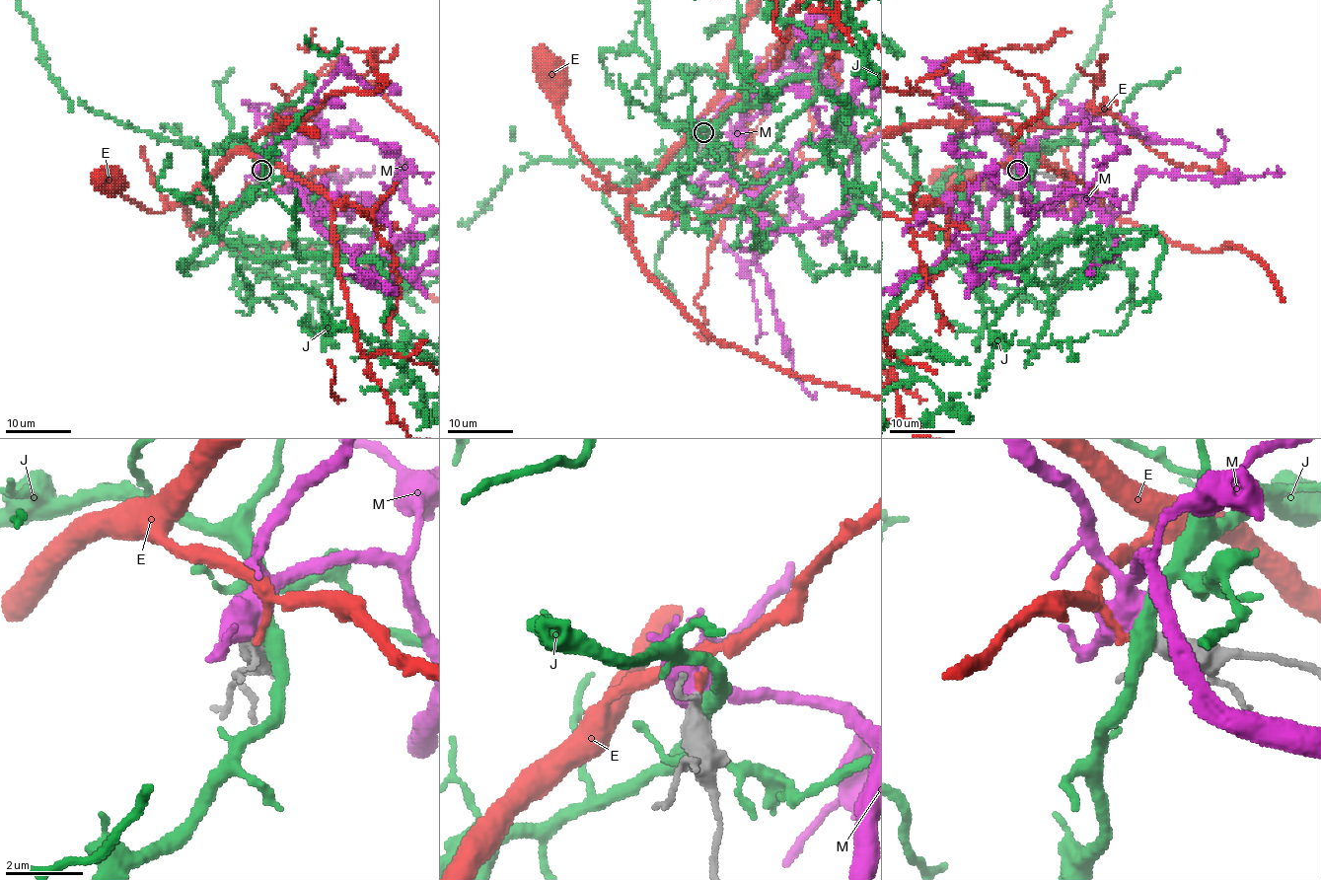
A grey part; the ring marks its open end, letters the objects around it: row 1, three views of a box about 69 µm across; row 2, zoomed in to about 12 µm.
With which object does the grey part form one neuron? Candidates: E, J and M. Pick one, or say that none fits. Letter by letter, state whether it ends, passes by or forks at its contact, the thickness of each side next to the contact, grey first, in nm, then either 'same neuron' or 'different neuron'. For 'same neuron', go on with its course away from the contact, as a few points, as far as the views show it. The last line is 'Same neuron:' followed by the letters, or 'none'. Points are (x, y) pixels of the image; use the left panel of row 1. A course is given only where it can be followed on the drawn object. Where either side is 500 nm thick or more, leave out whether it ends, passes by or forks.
E: it ends; calibres 320 and 200 nm; same neuron; course (262, 171), (261, 161), (235, 152), (161, 211), (148, 211), (126, 198), (110, 174), (110, 179)
J: it passes by; calibres 400 and 440 nm; different neuron
M: calibres 360 and 650 nm; different neuron
Same neuron: E

